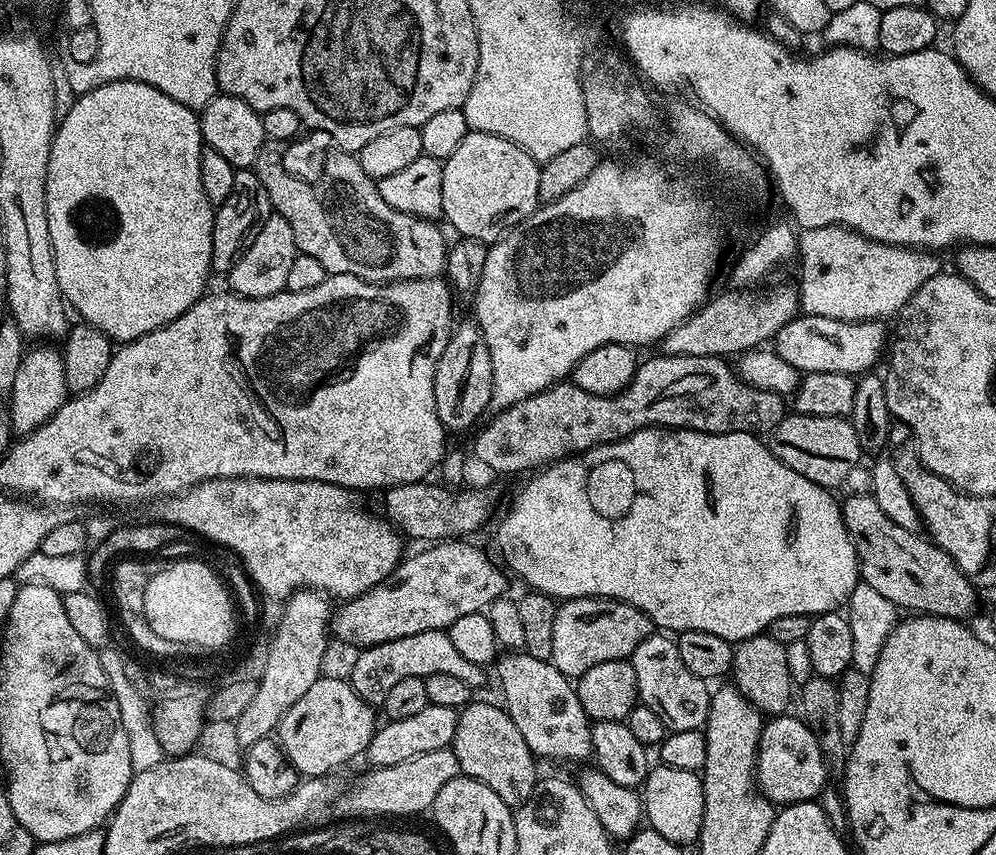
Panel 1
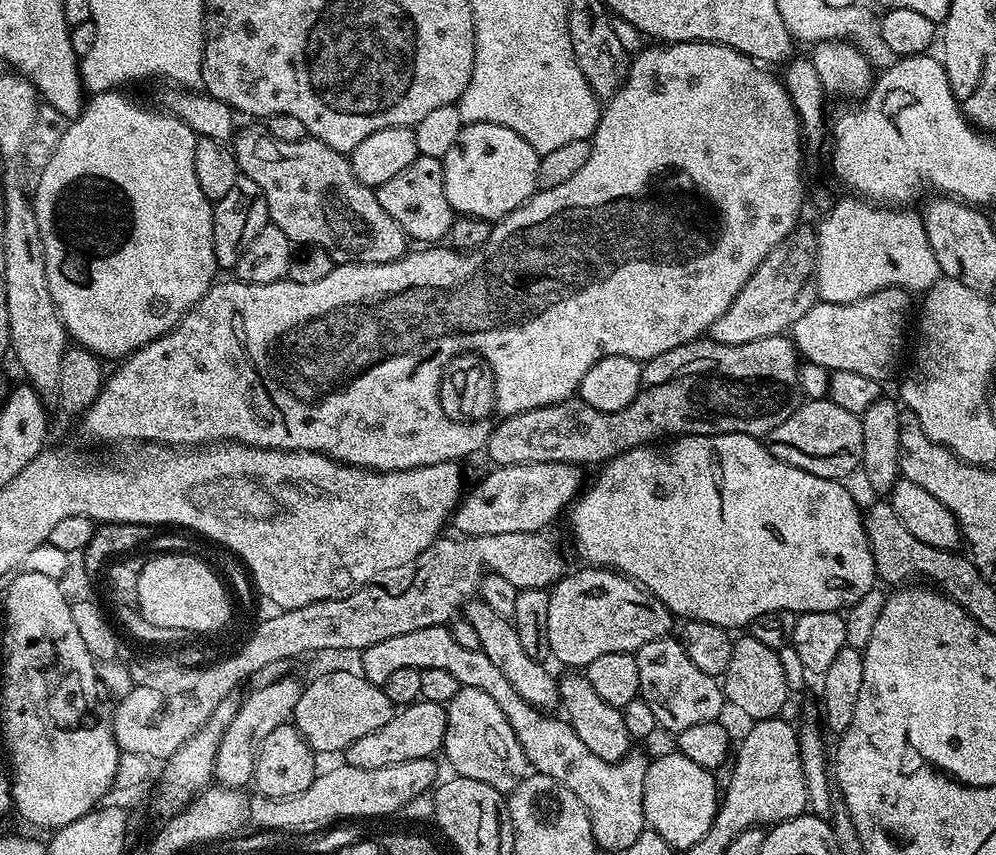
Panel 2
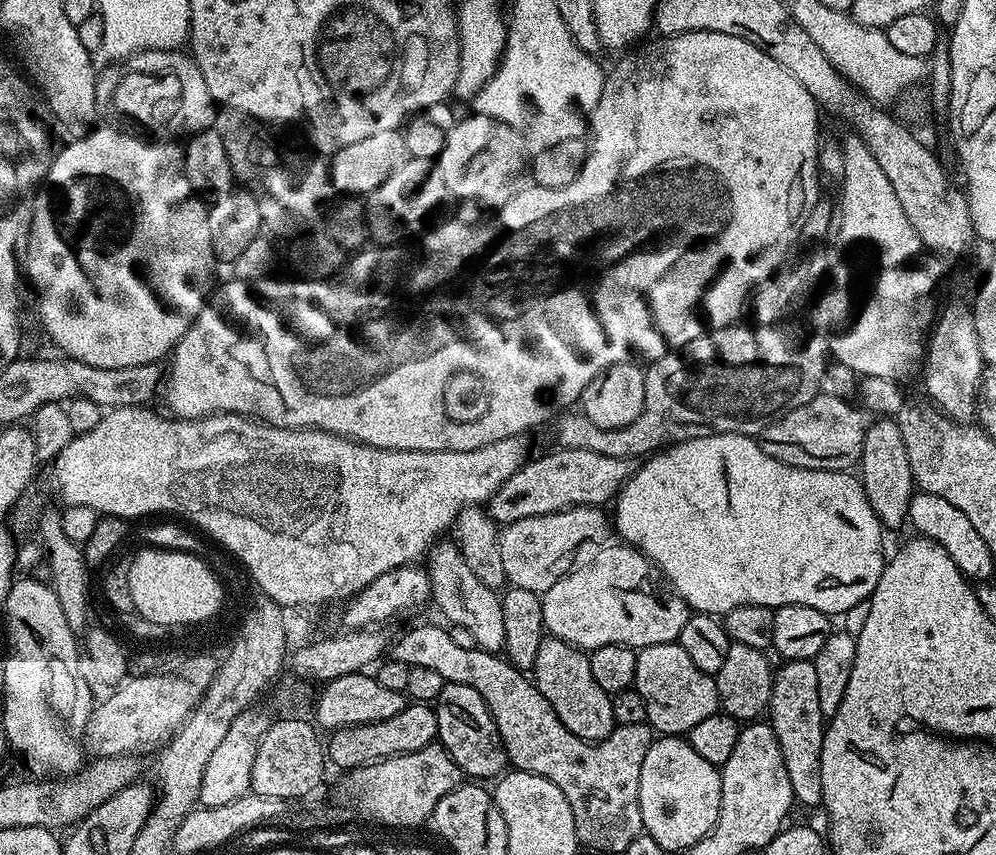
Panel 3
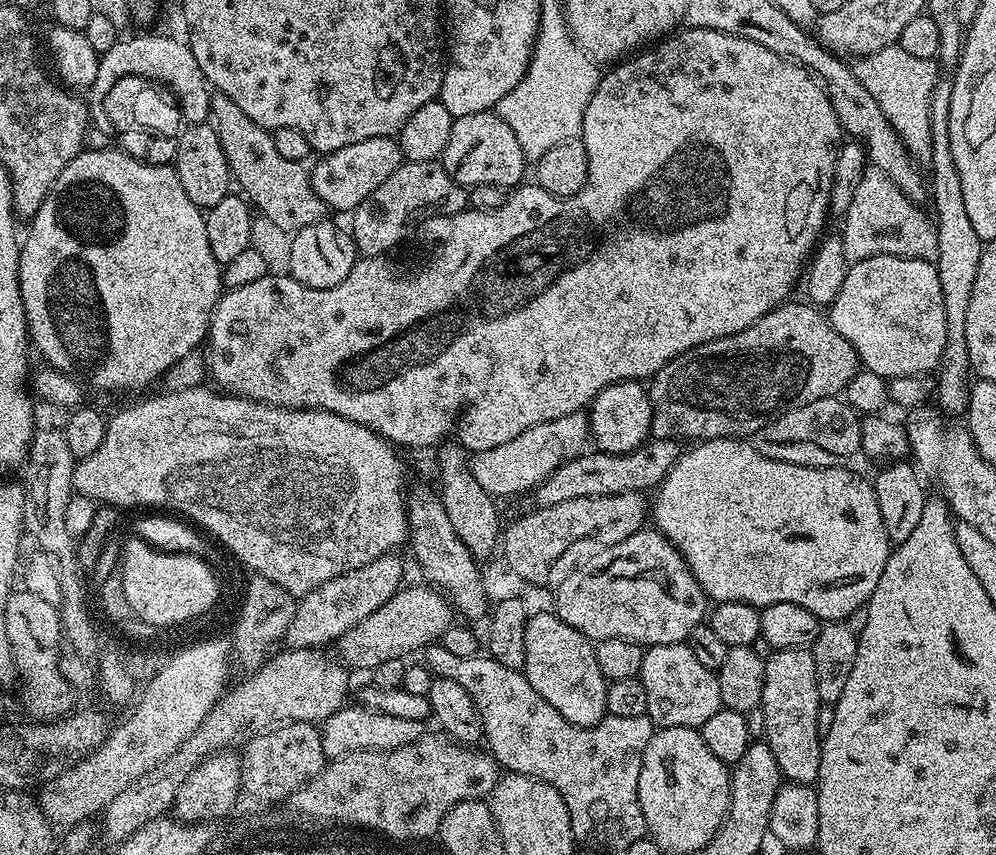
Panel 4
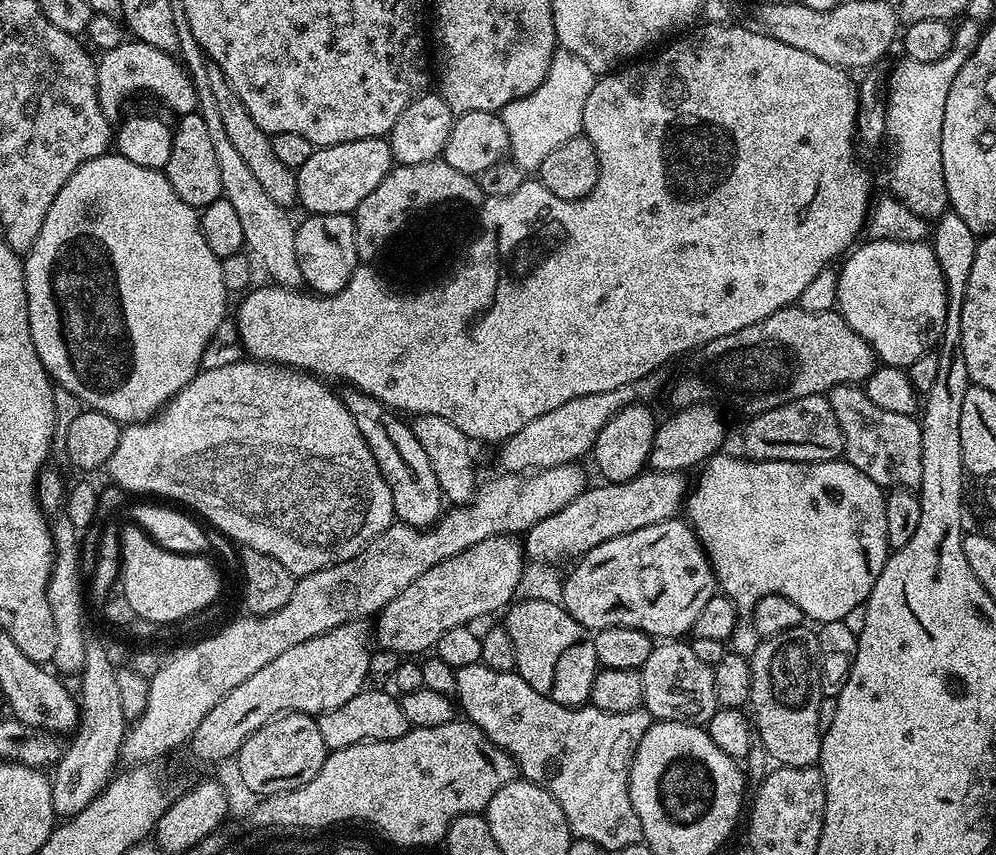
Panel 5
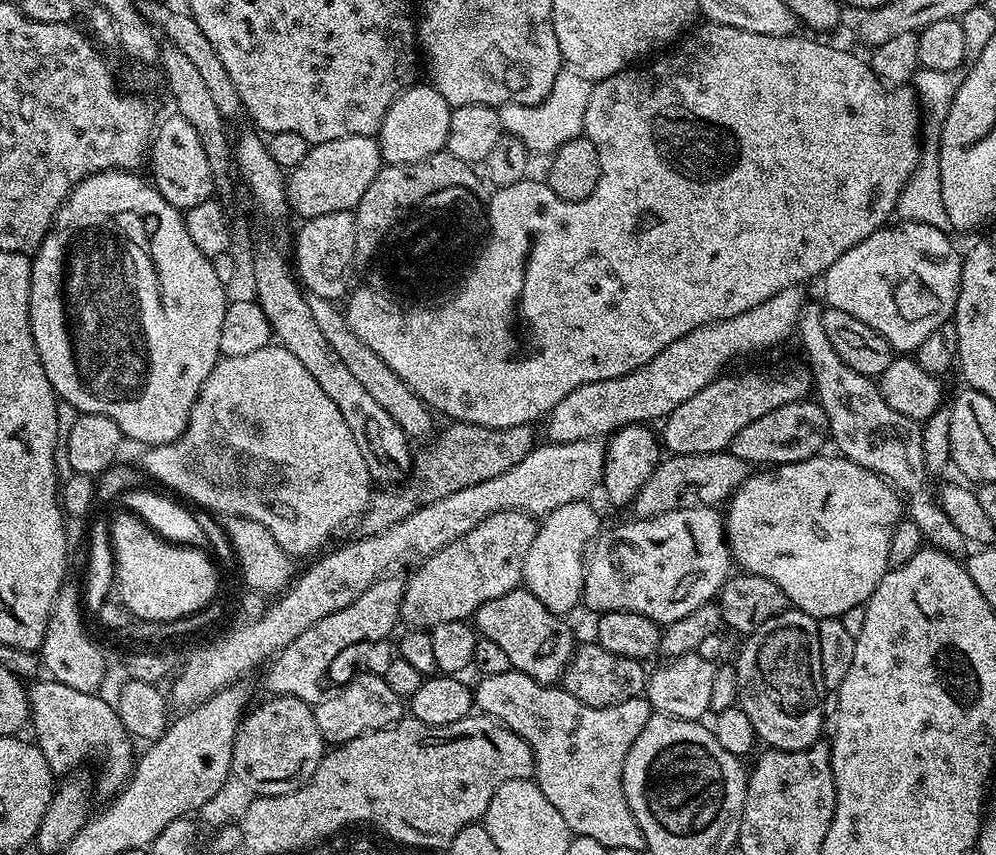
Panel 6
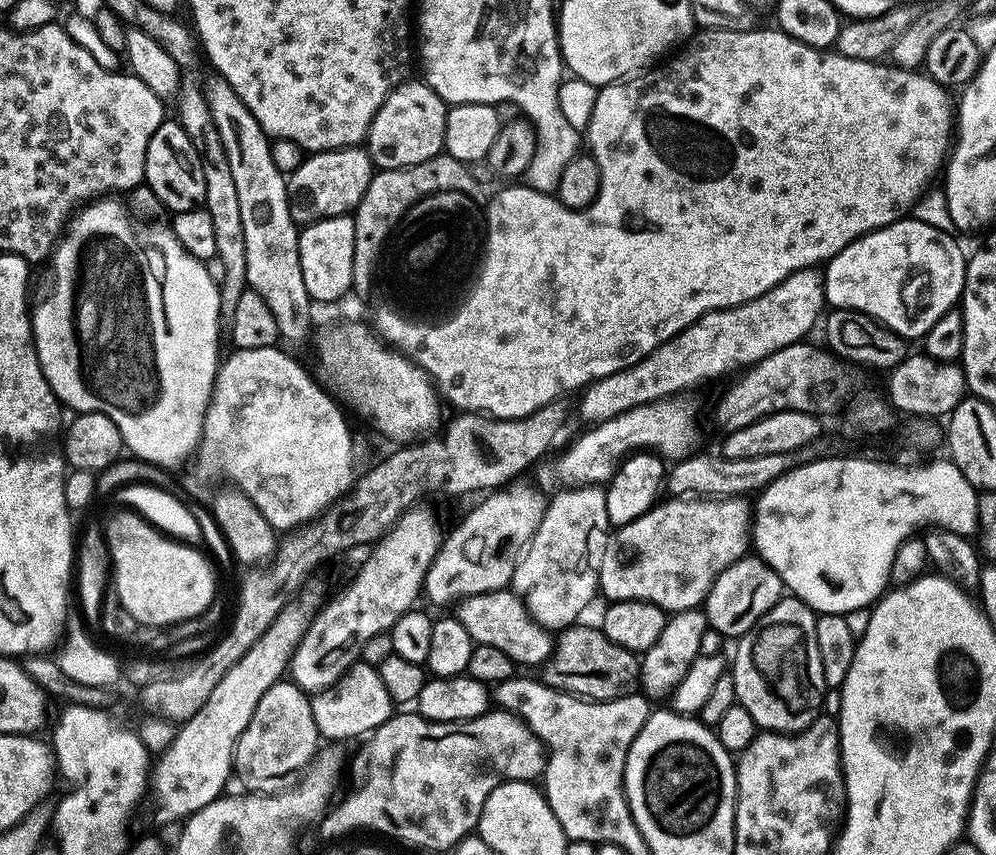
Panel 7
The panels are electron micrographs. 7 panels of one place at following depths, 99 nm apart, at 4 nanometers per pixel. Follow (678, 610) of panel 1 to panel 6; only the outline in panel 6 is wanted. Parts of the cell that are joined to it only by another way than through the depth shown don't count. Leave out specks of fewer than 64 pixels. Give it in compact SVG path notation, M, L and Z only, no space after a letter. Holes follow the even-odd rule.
M821 454L811 456L808 460L803 460L802 462L772 466L767 470L760 470L749 476L748 480L727 501L726 535L733 561L739 567L741 564L744 567L741 569L747 575L770 578L770 582L777 584L786 594L791 607L799 608L802 612L809 612L809 614L817 618L840 618L845 615L843 612L848 612L851 608L856 607L856 609L859 609L861 605L867 602L884 573L889 571L888 551L890 550L890 538L892 537L892 531L896 529L896 523L902 519L902 497L888 481L883 480L878 474L874 474L854 462L850 462L839 454L828 455Z

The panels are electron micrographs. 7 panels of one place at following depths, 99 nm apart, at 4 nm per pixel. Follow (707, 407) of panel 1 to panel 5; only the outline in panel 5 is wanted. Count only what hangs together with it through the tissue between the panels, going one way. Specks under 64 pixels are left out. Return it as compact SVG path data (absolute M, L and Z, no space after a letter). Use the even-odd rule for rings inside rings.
M799 306L781 308L762 322L754 322L754 326L746 326L742 330L734 330L734 334L714 338L714 342L691 353L689 360L692 361L685 366L684 373L677 378L672 388L673 409L725 400L738 411L745 412L748 418L798 398L826 394L839 384L860 384L868 380L872 371L878 367L874 349L868 345L866 338L862 338L862 334L858 334L844 321L839 311L807 312Z

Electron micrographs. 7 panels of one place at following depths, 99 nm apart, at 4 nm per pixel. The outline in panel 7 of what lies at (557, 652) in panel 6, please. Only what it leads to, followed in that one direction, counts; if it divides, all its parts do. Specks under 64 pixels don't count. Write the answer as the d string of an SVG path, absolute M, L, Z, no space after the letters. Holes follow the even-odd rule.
M511 590L466 596L455 605L455 608L455 618L458 622L462 622L462 626L466 626L466 634L470 634L473 645L494 646L507 654L518 666L543 665L552 652L553 633L533 623L524 603Z

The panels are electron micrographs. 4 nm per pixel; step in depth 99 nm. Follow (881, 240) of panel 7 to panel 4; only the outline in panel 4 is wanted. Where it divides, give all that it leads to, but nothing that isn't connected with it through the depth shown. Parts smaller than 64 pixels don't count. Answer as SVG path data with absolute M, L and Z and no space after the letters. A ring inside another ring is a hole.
M878 254L865 260L855 261L848 269L846 282L842 282L842 290L838 290L838 298L834 298L834 302L827 309L826 315L831 320L834 330L838 330L838 334L842 334L842 338L846 338L846 342L850 342L850 346L854 346L861 365L867 371L885 378L891 378L902 374L924 376L935 373L936 369L940 367L942 350L946 346L946 306L942 306L942 286L938 282L938 270L933 261L906 258L905 256L891 256L890 254Z

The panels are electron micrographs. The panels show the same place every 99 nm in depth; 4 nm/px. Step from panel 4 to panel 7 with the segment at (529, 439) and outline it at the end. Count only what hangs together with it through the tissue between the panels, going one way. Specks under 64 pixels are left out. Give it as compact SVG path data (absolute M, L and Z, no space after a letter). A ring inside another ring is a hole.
M819 267L803 268L787 276L778 286L766 290L758 298L733 308L719 308L699 316L693 324L686 326L674 338L665 344L660 344L646 358L642 358L632 368L623 368L614 374L594 380L583 389L584 397L580 400L580 412L588 419L589 425L600 424L603 420L614 418L626 410L634 410L634 406L649 404L655 400L666 400L673 396L687 393L687 388L700 384L703 380L712 380L715 376L722 376L735 368L736 364L751 366L757 364L762 358L774 354L791 344L801 343L804 336L816 324L816 319L825 311L824 299L824 273Z

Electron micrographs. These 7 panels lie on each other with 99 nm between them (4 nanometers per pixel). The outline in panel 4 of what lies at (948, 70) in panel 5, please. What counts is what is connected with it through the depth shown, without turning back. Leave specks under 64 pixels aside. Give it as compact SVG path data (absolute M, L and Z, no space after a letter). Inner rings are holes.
M894 43L869 56L859 57L852 64L852 72L858 82L862 82L866 90L870 90L874 102L882 106L882 114L886 114L890 126L894 126L894 130L902 138L909 156L917 162L931 161L930 96L938 75L937 61L913 58L900 48L899 43Z

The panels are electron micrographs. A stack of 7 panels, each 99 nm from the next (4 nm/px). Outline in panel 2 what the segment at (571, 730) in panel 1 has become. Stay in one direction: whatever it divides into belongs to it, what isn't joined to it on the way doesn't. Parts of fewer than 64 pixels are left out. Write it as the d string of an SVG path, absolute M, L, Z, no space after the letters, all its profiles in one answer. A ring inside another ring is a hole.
M473 598L464 605L462 619L470 622L470 626L474 626L474 631L478 634L480 651L486 654L486 658L490 658L490 662L494 662L494 666L498 666L498 671L505 676L506 682L510 682L510 686L514 686L514 690L518 690L518 694L522 694L526 702L530 702L534 708L541 710L552 710L559 705L560 685L557 677L552 677L544 669L545 665L541 661L530 658L530 654L522 650L516 625L509 617L494 614L494 610L490 610L490 606L486 606L484 600Z

